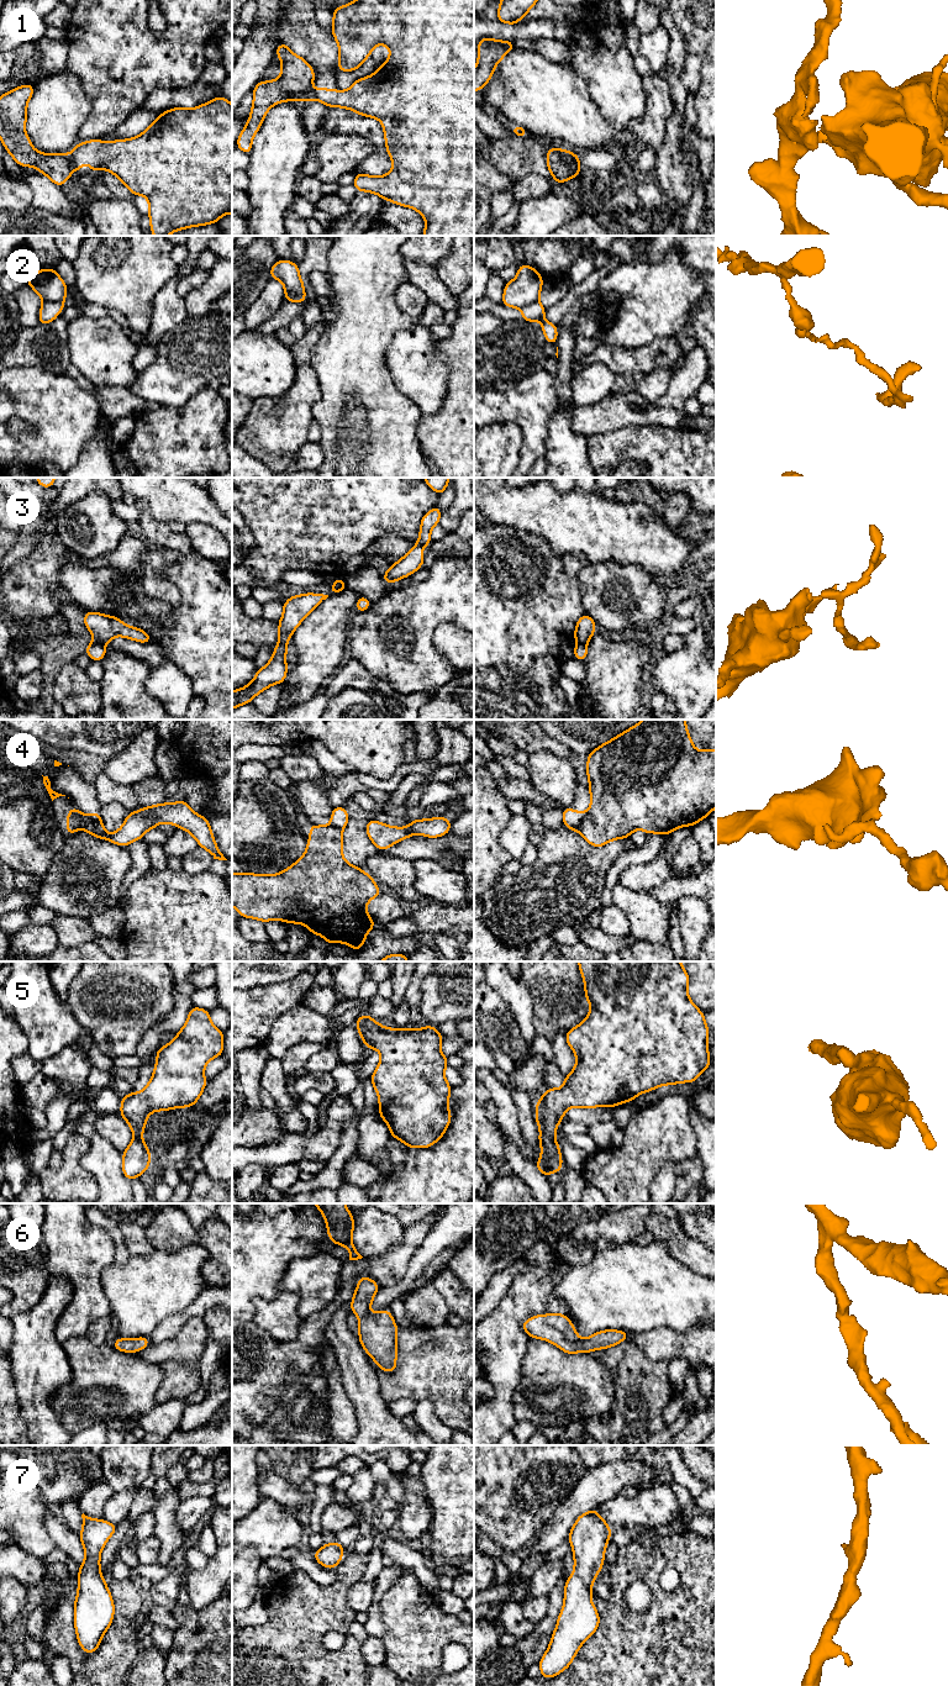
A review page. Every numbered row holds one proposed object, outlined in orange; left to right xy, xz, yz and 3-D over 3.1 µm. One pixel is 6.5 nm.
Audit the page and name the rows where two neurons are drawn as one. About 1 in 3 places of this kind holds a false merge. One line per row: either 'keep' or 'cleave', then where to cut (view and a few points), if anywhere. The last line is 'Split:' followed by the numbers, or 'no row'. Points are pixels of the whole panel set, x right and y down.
1: cleave; cut in xy along (68, 154), (73, 168)
2: cleave; cut in xy along (62, 300), (45, 303)
3: cleave; cut in xy along (95, 638), (104, 644)
4: cleave; cut in xy along (89, 816), (94, 823), (95, 834)
5: keep; no cut
6: keep; no cut
7: keep; no cut
Split: 1, 2, 3, 4

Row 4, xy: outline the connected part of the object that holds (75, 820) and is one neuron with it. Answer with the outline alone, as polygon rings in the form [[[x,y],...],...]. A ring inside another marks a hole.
[[[72,807],[67,816],[65,834],[72,836],[79,828],[89,832],[91,836],[95,836],[95,823],[90,817],[84,816],[77,807]]]

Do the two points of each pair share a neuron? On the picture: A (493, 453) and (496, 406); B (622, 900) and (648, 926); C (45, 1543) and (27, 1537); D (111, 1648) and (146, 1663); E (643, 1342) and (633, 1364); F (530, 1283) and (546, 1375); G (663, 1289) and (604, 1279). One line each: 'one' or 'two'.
A: two
B: one
C: one
D: two
E: two
F: two
G: one

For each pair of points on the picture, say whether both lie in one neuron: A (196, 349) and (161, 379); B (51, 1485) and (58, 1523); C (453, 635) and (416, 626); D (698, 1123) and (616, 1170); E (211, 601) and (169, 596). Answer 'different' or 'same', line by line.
A: same
B: different
C: different
D: different
E: different

